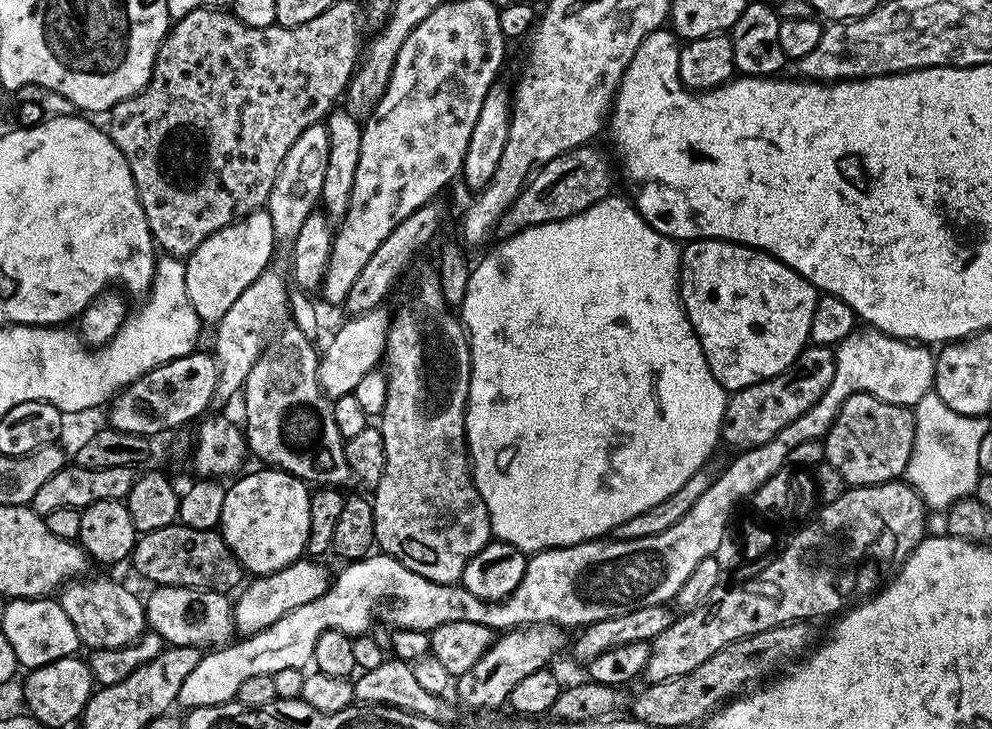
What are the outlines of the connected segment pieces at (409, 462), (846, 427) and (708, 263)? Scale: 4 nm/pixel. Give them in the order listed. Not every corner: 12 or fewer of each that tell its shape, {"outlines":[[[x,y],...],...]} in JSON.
{"outlines":[[[428,276],[382,345],[375,547],[456,584],[493,539],[472,355]],[[850,394],[824,435],[848,486],[900,480],[911,407]],[[689,240],[678,287],[729,393],[809,343],[818,289],[769,252]]]}

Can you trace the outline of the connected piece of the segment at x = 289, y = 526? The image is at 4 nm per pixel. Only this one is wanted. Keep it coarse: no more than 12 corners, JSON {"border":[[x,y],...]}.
{"border":[[277,467],[228,484],[218,531],[265,576],[305,555],[310,488]]}

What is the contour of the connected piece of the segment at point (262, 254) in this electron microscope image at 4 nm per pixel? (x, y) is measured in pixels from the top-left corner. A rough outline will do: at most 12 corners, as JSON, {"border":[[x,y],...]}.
{"border":[[266,208],[185,259],[188,301],[217,324],[274,257]]}

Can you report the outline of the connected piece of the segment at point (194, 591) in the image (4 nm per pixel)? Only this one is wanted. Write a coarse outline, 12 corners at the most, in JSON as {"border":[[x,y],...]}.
{"border":[[153,587],[147,627],[165,645],[201,650],[233,639],[223,592]]}

